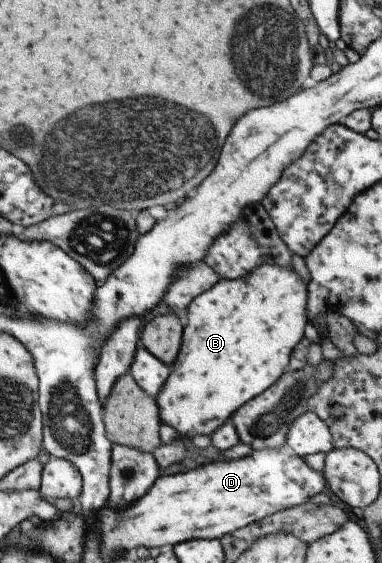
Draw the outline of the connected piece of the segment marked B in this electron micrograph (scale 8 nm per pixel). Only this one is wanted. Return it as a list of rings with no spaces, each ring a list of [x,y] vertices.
[[[262,263],[262,265],[266,265],[266,267],[258,269],[258,273],[254,273],[254,277],[242,277],[242,279],[234,279],[234,281],[222,279],[214,289],[210,289],[210,293],[204,293],[202,297],[198,297],[198,301],[194,301],[194,305],[191,304],[190,309],[188,309],[190,317],[185,319],[185,327],[186,325],[188,327],[186,327],[186,341],[183,341],[181,349],[180,355],[182,357],[178,357],[178,361],[172,366],[169,381],[166,381],[165,388],[162,389],[162,393],[156,398],[161,410],[161,423],[172,425],[184,437],[193,438],[195,435],[211,437],[216,429],[220,429],[222,425],[231,421],[234,413],[242,405],[245,405],[249,400],[253,400],[255,396],[262,393],[264,389],[269,388],[270,385],[274,384],[274,381],[278,380],[278,377],[283,375],[284,367],[290,361],[290,353],[292,353],[294,345],[302,339],[302,327],[304,327],[304,323],[308,322],[308,313],[306,313],[308,291],[306,284],[304,284],[303,279],[293,269],[284,269],[284,267],[270,265],[270,263]]]

